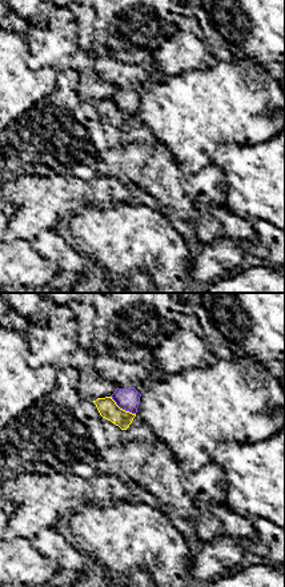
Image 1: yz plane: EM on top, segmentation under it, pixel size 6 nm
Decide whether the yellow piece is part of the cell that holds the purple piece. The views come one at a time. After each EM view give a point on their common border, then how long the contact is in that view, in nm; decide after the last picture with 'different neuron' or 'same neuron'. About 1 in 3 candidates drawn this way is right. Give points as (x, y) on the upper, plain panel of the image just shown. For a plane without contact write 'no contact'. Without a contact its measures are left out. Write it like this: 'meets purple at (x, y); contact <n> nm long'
meets purple at (121, 109); contact 190 nm long

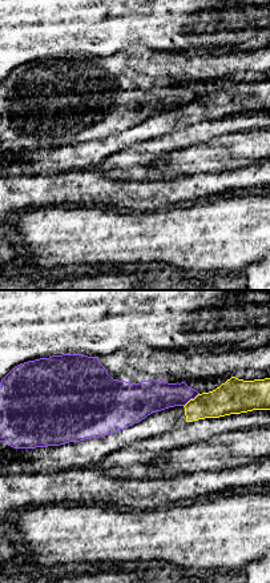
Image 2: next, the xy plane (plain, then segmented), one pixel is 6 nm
meets purple at (190, 100); contact 130 nm long

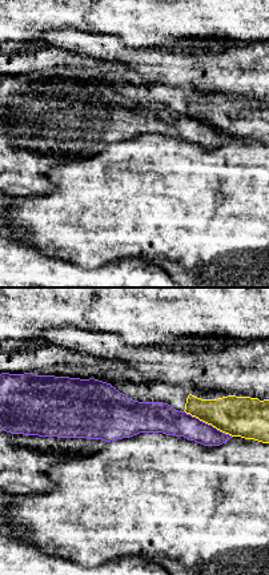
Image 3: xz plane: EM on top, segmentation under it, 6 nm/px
meets purple at (207, 125); contact 340 nm long

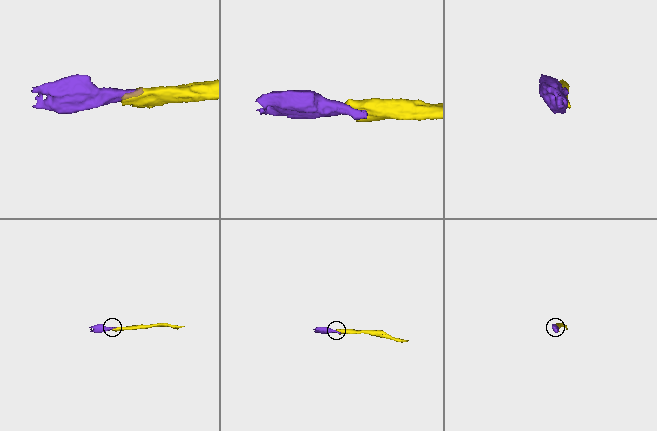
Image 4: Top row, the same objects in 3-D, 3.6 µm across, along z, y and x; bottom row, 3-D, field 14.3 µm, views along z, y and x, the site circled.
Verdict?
different neuron

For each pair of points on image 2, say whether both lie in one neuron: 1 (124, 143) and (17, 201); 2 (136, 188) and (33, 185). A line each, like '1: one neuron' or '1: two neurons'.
1: two neurons
2: one neuron

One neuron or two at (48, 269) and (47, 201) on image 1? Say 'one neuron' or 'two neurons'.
two neurons

